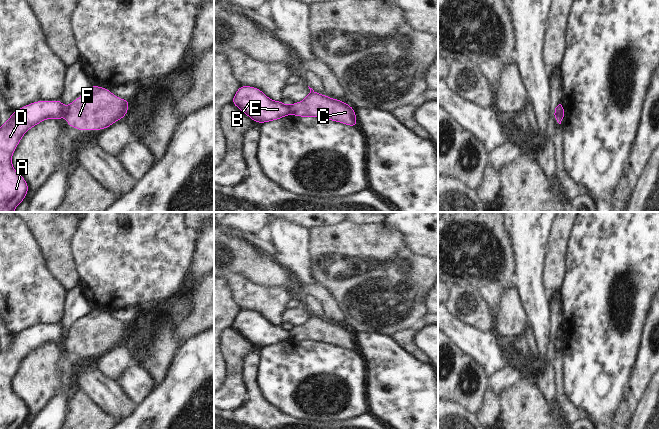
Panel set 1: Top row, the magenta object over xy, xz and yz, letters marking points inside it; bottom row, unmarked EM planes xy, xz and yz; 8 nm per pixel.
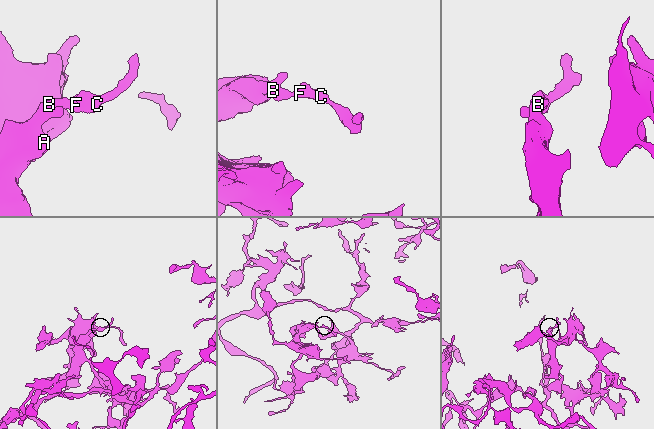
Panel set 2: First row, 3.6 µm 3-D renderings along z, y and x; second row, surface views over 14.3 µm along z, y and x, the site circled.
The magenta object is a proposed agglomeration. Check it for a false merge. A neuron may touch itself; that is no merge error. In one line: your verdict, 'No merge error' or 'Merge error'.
Merge error.

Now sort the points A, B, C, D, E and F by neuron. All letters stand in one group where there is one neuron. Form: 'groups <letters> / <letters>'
groups A B D E / C F

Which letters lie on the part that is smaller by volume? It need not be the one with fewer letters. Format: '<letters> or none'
C, F

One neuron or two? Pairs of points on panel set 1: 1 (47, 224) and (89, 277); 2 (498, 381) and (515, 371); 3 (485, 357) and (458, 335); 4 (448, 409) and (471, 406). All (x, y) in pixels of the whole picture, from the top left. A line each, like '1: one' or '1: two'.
1: two
2: one
3: one
4: two

